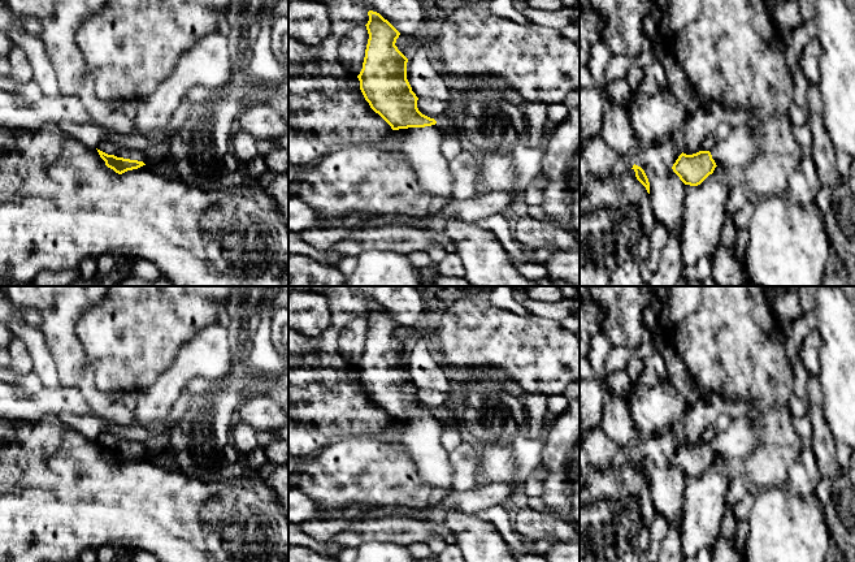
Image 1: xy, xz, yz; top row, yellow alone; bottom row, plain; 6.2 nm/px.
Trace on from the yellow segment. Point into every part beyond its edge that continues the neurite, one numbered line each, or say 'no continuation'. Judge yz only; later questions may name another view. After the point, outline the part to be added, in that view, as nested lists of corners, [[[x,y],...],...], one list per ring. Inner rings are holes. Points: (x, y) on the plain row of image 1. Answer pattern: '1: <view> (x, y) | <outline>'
1: yz (740, 439) | [[[738,418],[725,431],[717,431],[709,444],[717,458],[739,464],[761,445],[761,436],[745,418]]]

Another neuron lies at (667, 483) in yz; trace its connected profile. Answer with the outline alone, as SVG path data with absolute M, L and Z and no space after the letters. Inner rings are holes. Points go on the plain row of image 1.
M676 427L642 437L633 451L648 470L652 503L669 528L682 526L685 475L672 461L681 445L680 427Z

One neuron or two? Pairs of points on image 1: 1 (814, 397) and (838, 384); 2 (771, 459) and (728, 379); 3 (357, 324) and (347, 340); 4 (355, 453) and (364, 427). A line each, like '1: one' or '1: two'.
1: two
2: one
3: one
4: two

